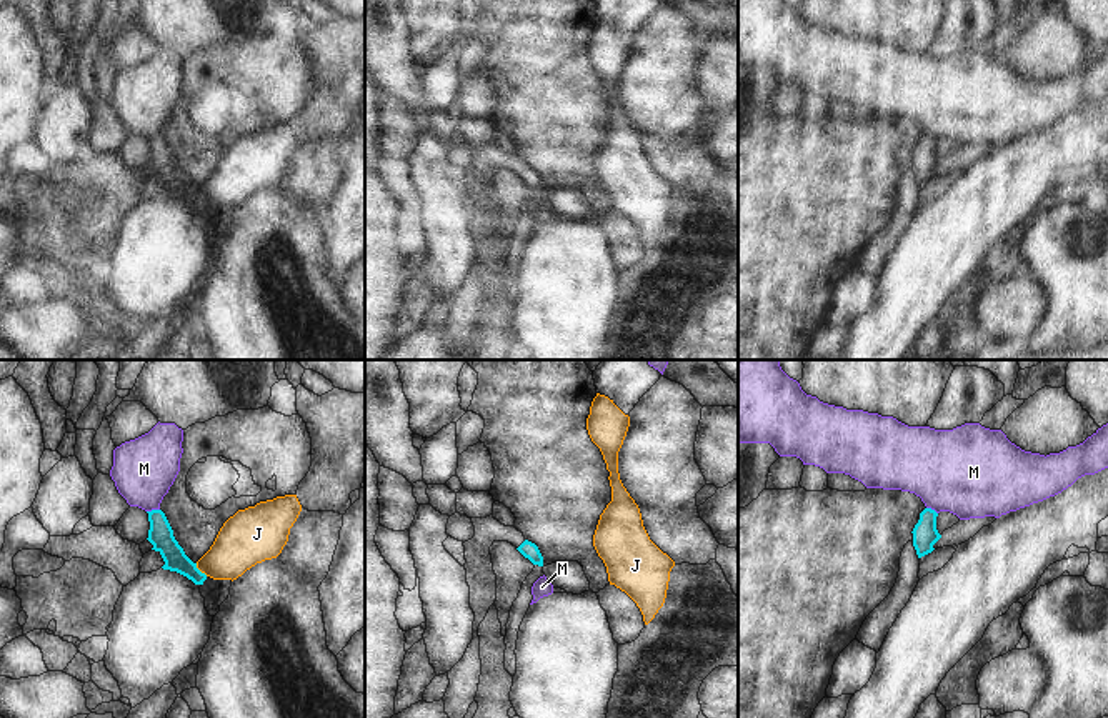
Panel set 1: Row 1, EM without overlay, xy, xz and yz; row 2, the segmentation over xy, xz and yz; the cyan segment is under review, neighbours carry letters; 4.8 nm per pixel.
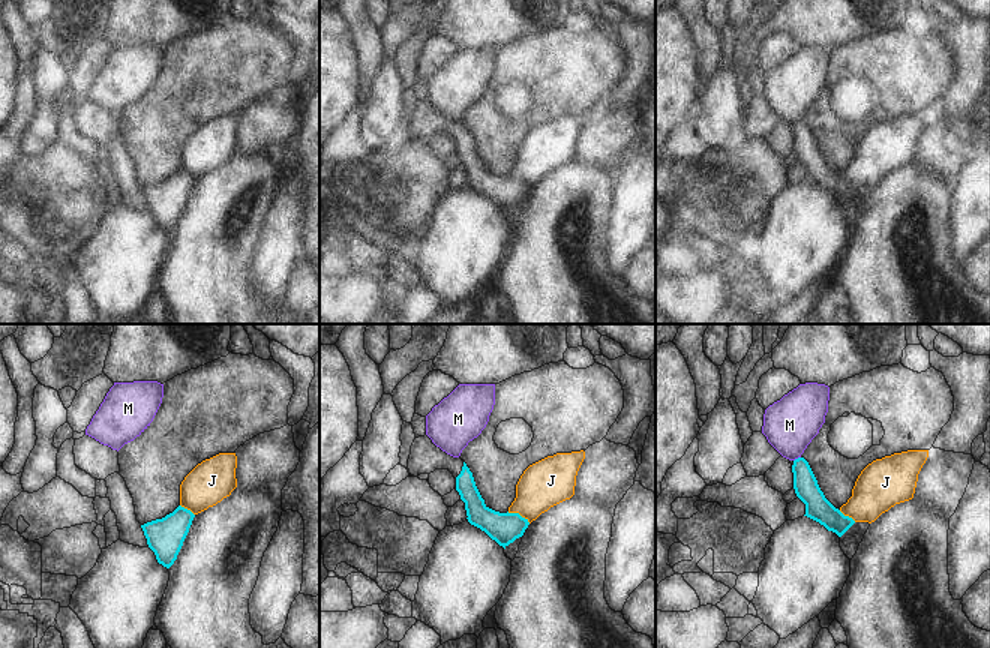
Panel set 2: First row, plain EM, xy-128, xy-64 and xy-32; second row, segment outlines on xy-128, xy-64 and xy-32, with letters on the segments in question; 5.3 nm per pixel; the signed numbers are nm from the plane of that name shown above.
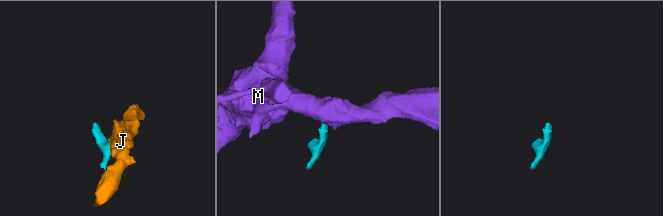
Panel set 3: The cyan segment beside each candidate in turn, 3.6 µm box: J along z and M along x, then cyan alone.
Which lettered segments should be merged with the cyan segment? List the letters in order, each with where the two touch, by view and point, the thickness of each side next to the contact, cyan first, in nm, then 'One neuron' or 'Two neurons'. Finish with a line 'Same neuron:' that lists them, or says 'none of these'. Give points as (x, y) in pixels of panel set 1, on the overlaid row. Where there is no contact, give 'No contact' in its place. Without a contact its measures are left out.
J: Touches cyan at xy (199, 570). Thickness 120 nm (cyan) against 240 nm. Two neurons
M: Touches cyan at xy (152, 510). Thickness 120 nm (cyan) against 300 nm. Two neurons
Same neuron: none of these

